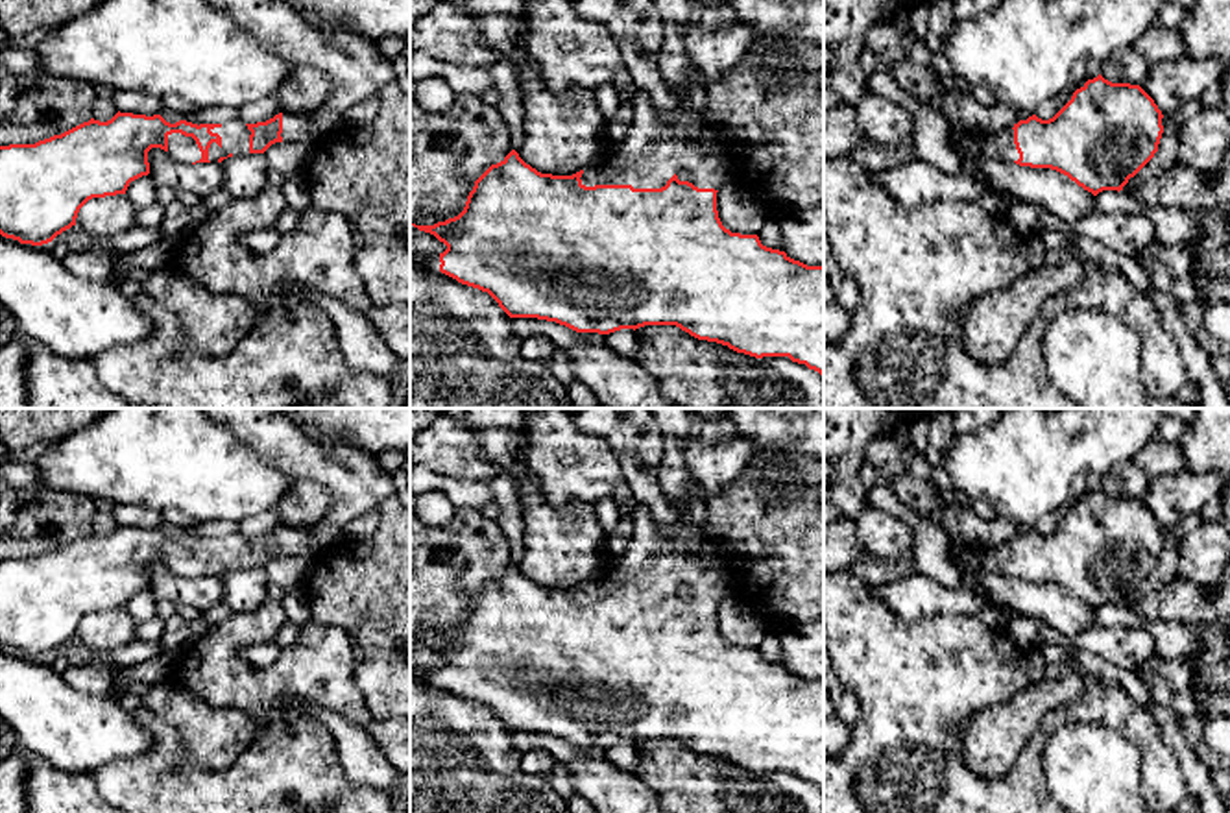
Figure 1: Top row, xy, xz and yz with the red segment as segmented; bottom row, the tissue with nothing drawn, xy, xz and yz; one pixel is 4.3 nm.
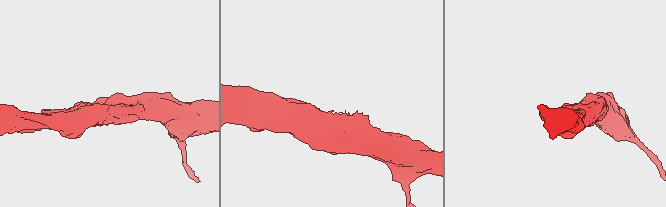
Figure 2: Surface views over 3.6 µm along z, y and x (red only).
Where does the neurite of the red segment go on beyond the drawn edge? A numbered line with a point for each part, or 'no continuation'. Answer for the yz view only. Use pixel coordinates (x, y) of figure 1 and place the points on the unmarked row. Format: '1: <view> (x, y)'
1: yz (1000, 558)

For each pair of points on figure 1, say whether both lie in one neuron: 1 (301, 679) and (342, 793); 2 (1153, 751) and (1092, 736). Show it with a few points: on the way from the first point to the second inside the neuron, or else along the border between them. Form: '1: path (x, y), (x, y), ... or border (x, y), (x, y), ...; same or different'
1: path (298, 706), (298, 749), (314, 765); same
2: border (1105, 723), (1138, 751), (1142, 789); different

